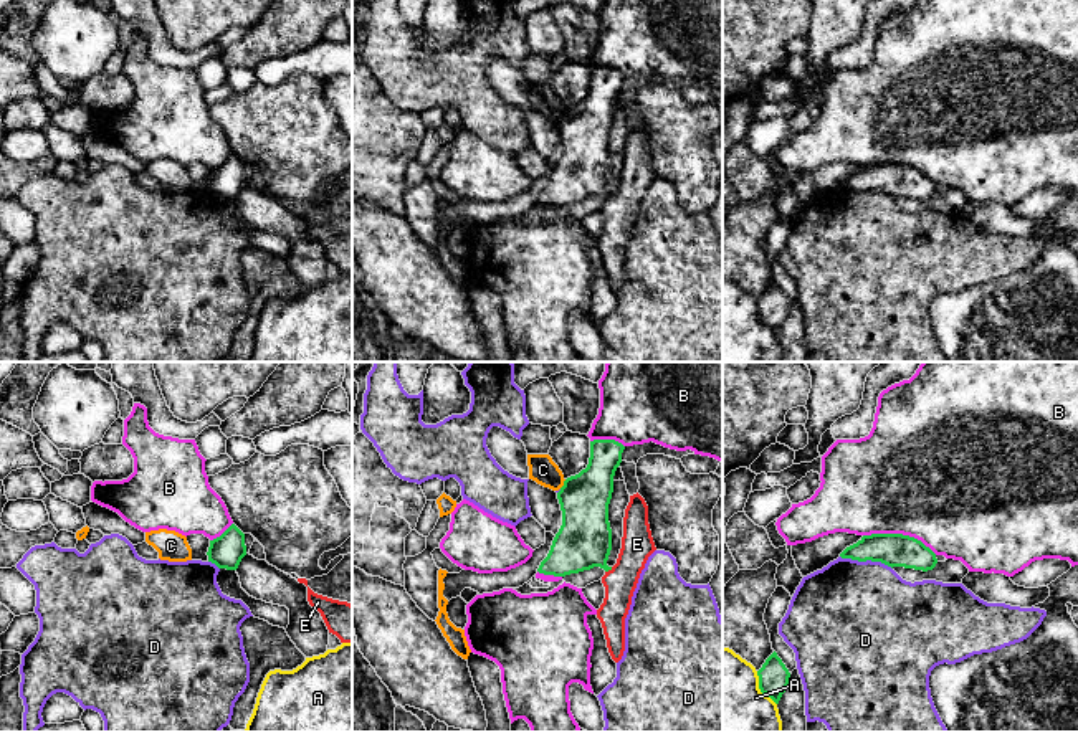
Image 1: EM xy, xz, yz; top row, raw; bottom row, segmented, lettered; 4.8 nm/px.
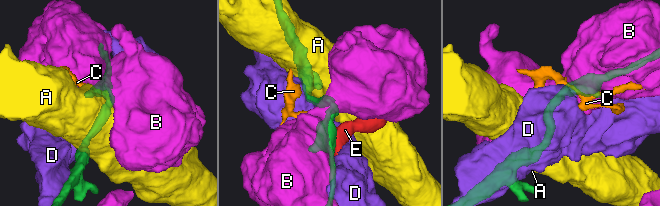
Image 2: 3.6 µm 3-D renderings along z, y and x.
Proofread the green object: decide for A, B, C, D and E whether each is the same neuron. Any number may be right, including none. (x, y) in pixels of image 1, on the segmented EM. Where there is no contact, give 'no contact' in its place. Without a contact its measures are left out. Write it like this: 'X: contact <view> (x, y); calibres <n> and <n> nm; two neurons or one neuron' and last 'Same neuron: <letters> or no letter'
A: contact yz (759, 688); calibres 140 and 480 nm; two neurons
B: contact yz (900, 534); calibres 160 and 500 nm; two neurons
C: contact xz (564, 484); calibres 240 and 140 nm; two neurons
D: contact yz (867, 559); calibres 160 and 480 nm; two neurons
E: contact xz (609, 569); calibres 280 and 160 nm; two neurons
Same neuron: no letter

